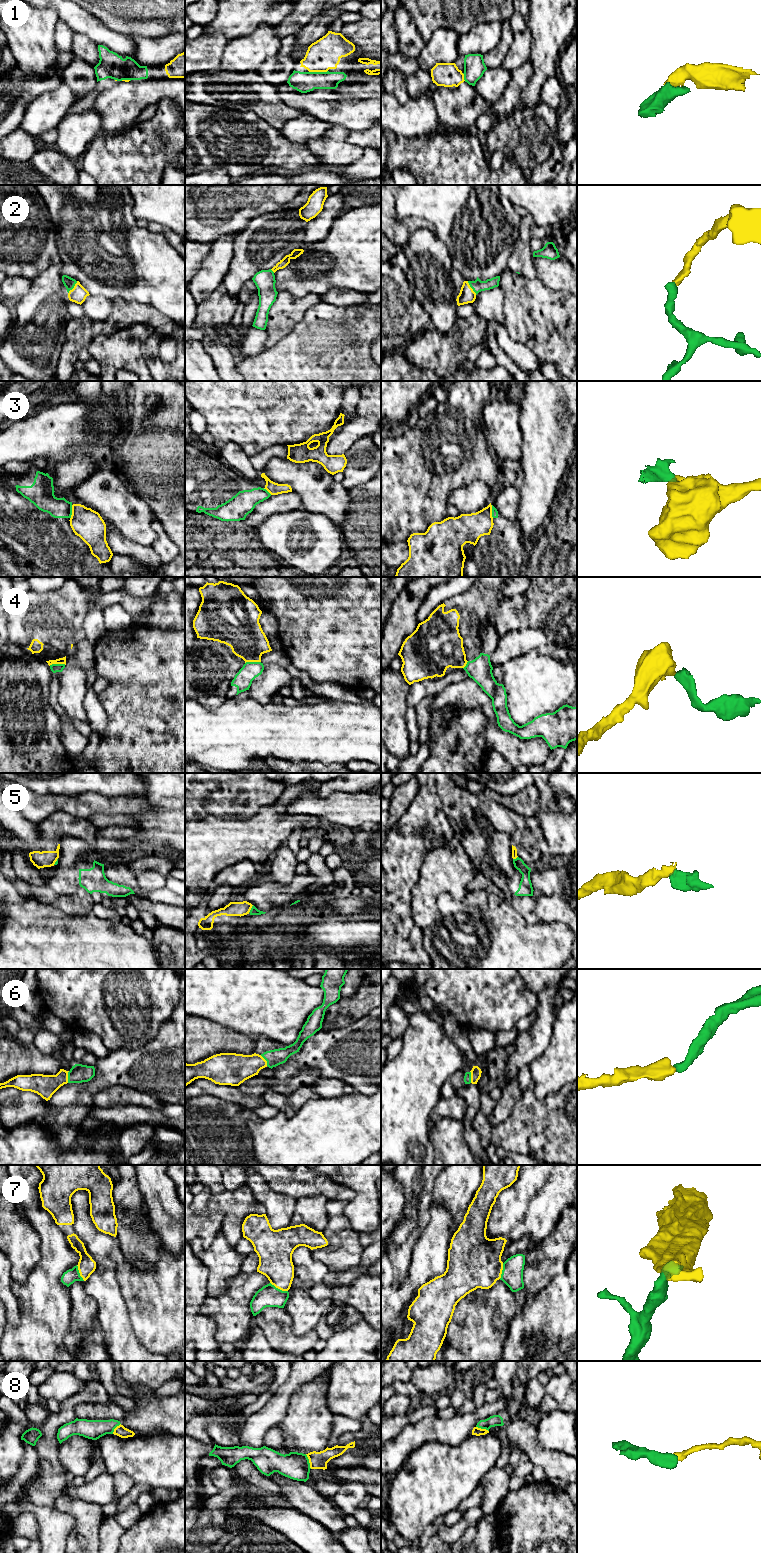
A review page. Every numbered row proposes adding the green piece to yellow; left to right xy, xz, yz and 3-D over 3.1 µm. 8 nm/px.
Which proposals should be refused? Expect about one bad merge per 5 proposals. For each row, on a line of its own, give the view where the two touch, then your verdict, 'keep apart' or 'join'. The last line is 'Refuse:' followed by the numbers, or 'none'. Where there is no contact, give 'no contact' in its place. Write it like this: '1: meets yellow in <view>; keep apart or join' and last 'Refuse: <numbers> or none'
1: meets yellow in xz; join
2: meets yellow in yz; join
3: meets yellow in xy; keep apart
4: meets yellow in xy; keep apart
5: meets yellow in xz; keep apart
6: meets yellow in xy; join
7: meets yellow in xz; join
8: meets yellow in xz; keep apart
Refuse: 3, 4, 5, 8

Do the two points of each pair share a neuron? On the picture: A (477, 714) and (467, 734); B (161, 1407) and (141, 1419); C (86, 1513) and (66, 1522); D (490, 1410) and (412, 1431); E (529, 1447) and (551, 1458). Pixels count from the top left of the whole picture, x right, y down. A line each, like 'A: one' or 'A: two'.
A: one
B: one
C: two
D: one
E: one

